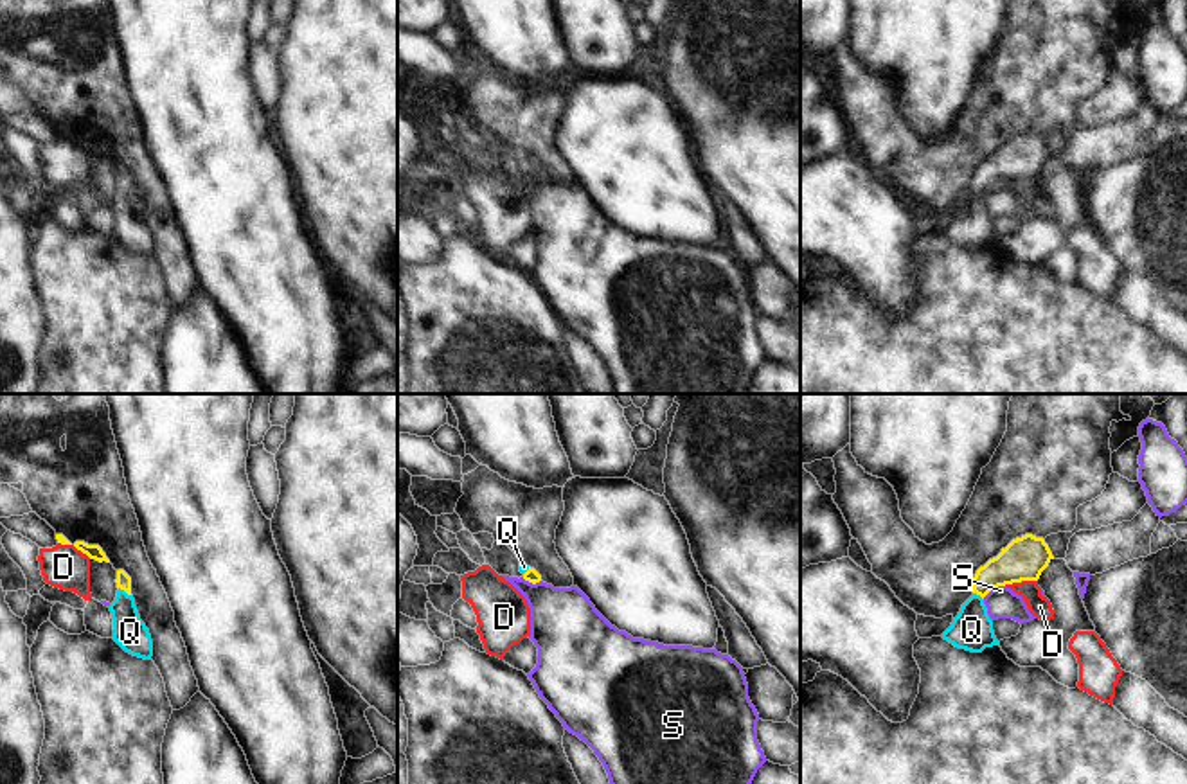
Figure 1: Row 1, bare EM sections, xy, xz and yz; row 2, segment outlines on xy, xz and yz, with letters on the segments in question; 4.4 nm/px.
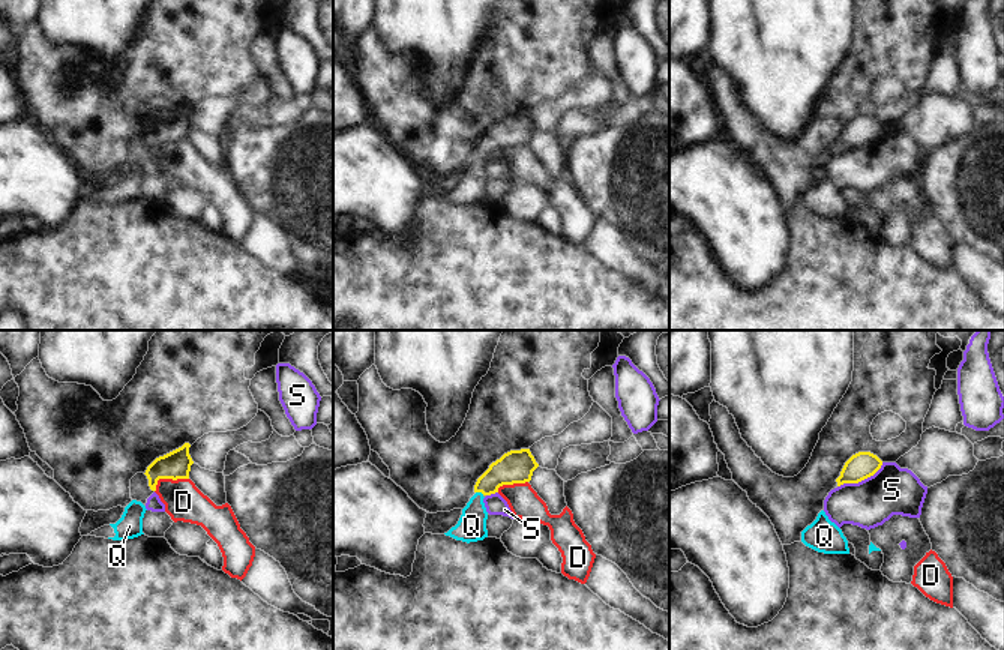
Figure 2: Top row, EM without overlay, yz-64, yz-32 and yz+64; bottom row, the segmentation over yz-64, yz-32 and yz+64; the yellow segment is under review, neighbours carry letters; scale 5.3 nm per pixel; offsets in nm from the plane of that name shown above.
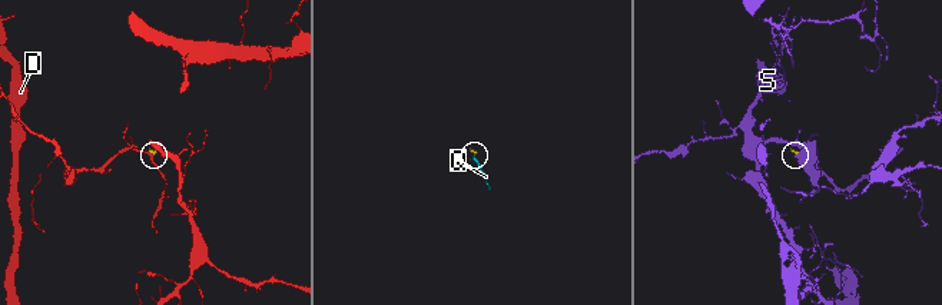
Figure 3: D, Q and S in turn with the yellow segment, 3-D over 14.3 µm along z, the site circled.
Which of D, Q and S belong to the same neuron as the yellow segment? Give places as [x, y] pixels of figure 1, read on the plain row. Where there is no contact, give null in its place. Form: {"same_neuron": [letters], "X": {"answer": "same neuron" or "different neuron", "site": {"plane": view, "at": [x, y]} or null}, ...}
{"same_neuron": ["Q"], "D": {"answer": "different neuron", "site": {"plane": "yz", "at": [1020, 178]}}, "Q": {"answer": "same neuron", "site": {"plane": "xy", "at": [124, 187]}}, "S": {"answer": "different neuron", "site": {"plane": "yz", "at": [993, 184]}}}

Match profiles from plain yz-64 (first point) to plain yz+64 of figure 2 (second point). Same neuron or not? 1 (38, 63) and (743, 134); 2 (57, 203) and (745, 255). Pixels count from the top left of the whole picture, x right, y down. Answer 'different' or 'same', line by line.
1: same
2: same

